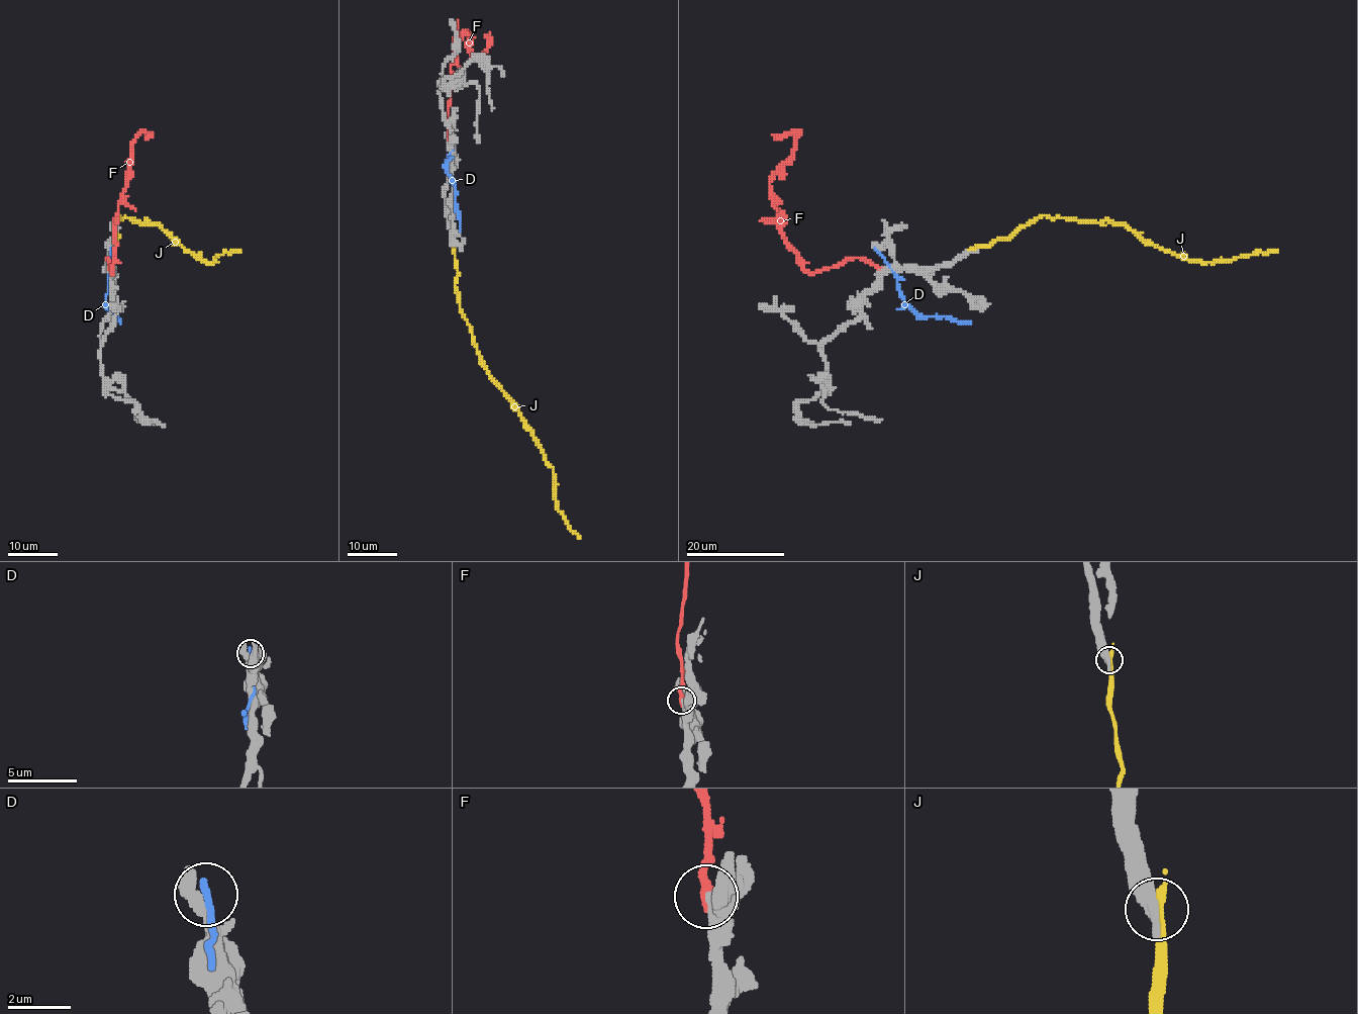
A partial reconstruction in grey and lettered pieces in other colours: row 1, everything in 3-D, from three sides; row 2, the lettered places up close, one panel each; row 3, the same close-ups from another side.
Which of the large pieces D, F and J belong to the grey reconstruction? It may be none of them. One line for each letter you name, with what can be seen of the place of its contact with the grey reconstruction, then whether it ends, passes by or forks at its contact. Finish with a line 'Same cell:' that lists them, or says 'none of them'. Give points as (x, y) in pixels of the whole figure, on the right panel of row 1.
F: (880, 268) | it ends
Same cell: F

